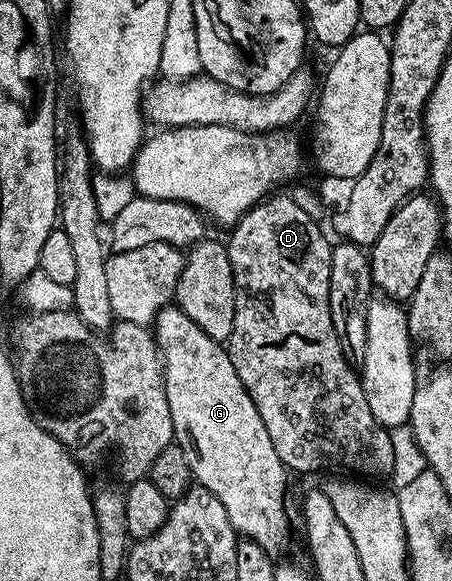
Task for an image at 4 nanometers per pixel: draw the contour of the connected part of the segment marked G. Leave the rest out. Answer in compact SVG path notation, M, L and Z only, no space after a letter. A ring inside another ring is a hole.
M176 306L162 308L155 321L155 335L161 358L165 361L165 389L167 406L171 406L173 435L183 454L187 454L194 481L211 490L211 494L223 502L223 510L227 510L227 518L231 518L231 526L238 537L263 546L268 556L280 557L280 552L287 551L293 540L289 512L285 509L285 491L289 488L291 476L279 454L275 454L275 446L271 446L267 426L263 426L263 418L259 418L251 394L247 394L243 382L239 382L239 374L235 374L226 345L203 334L185 311Z

